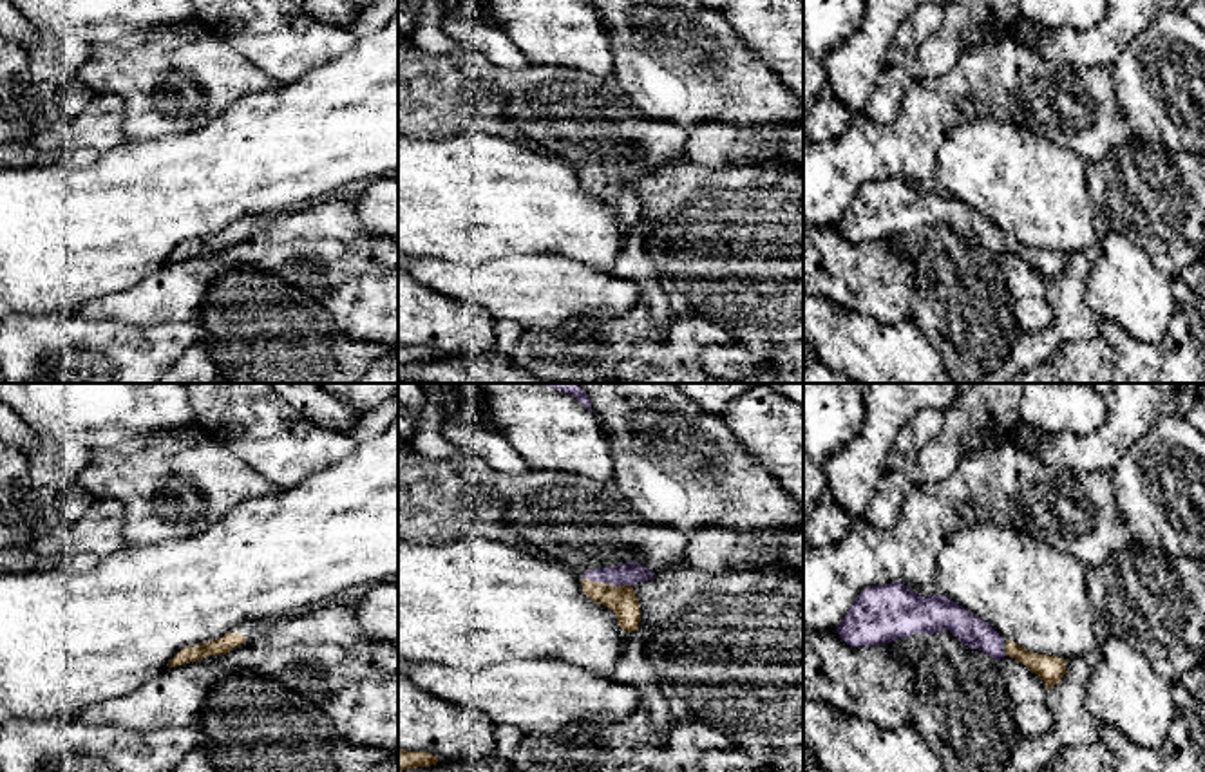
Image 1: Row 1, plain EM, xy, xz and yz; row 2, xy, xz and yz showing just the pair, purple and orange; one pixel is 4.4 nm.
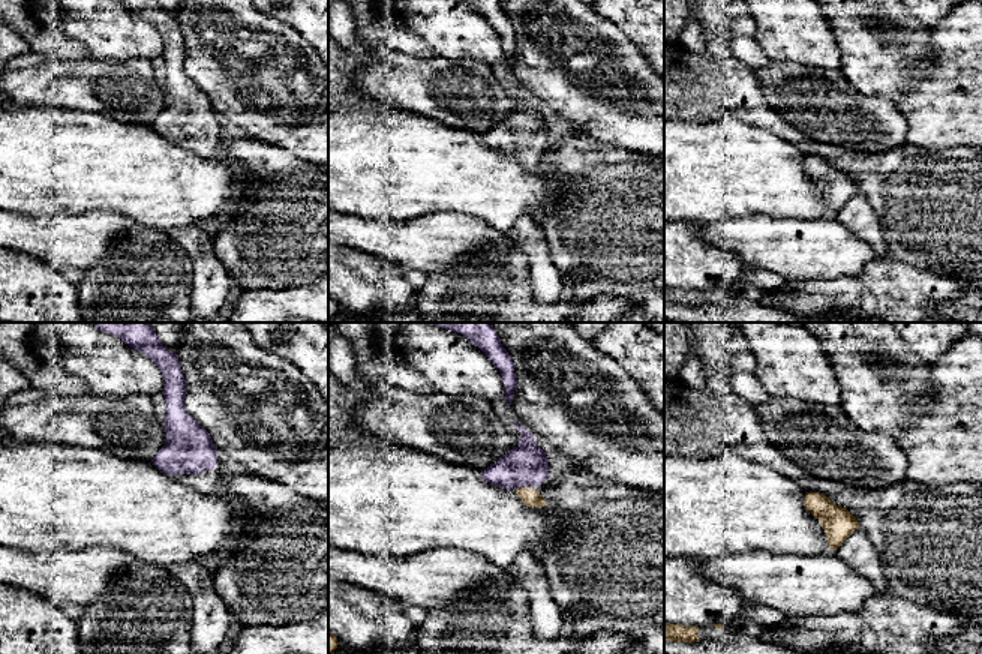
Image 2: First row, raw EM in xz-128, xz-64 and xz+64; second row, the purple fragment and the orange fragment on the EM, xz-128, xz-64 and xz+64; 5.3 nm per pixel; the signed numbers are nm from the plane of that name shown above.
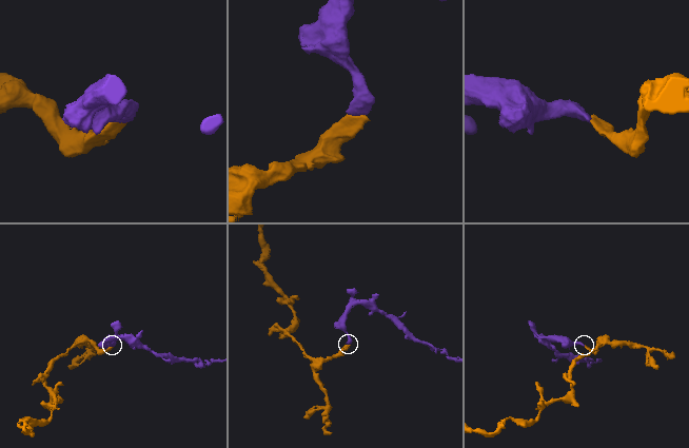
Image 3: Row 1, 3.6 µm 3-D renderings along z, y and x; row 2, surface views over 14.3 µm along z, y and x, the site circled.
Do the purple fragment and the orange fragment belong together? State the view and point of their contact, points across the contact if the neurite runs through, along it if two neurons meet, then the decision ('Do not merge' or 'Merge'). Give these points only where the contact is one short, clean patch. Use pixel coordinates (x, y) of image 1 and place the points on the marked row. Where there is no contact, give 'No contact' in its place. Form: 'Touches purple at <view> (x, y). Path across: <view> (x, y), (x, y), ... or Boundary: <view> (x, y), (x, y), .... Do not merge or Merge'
Touches purple at xz (607, 583). Path across: xz (630, 574), (616, 583), (607, 583), (621, 599). Merge

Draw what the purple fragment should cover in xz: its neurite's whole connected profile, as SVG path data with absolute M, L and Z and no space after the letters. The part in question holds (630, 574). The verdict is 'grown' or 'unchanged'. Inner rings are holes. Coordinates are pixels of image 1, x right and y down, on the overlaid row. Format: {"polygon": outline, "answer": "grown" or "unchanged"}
{"polygon": "M628 560L610 568L586 570L581 586L590 600L615 613L621 629L631 633L639 629L640 622L640 606L633 586L651 579L655 579L651 571Z", "answer": "grown"}

